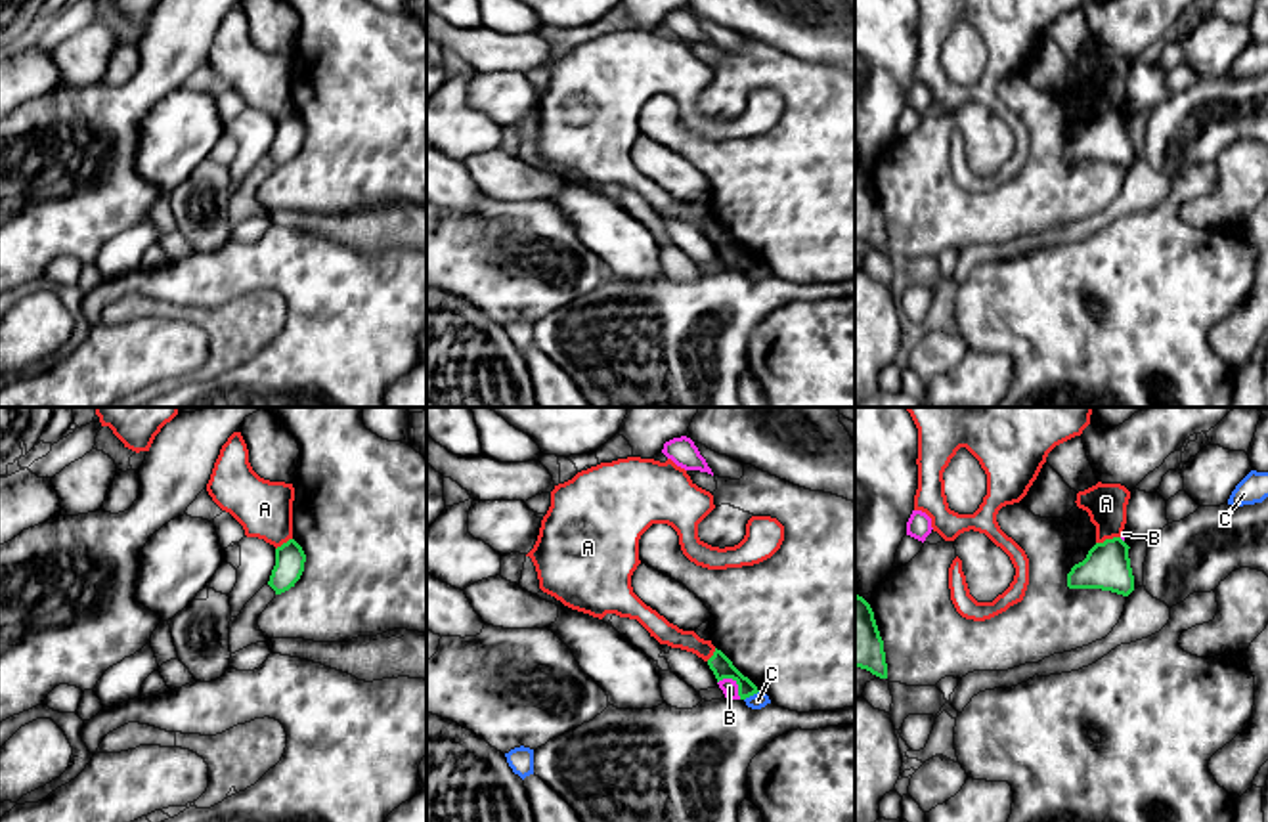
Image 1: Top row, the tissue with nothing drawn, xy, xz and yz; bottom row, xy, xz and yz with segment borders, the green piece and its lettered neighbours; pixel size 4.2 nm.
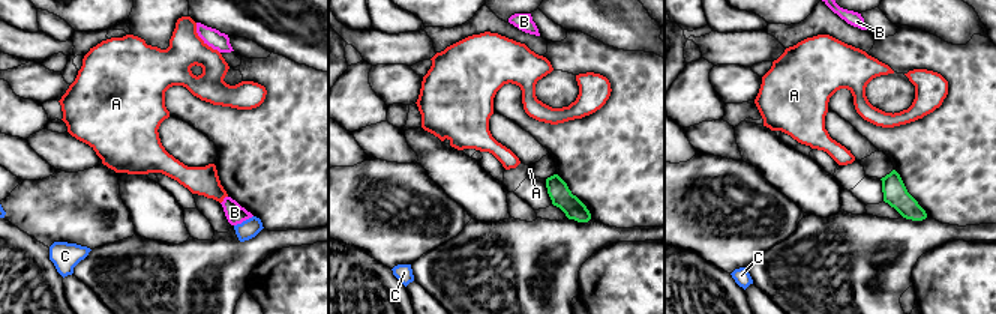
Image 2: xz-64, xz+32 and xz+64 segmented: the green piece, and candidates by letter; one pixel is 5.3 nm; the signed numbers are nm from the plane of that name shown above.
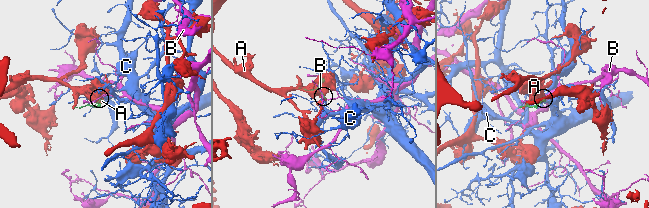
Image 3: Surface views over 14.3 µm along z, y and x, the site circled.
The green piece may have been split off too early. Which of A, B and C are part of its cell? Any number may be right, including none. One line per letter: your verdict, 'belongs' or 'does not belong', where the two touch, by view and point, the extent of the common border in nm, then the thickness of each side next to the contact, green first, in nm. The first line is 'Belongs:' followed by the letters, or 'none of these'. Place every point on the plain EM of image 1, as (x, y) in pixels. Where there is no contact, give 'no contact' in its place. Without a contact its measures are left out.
Belongs: none of these
A: does not belong | yz (1108, 111) | 110 nm | 190/180 nm
B: does not belong | xz (737, 255) | 130 nm | 90/70 nm
C: does not belong | xz (750, 266) | 80 nm | 90/70 nm

